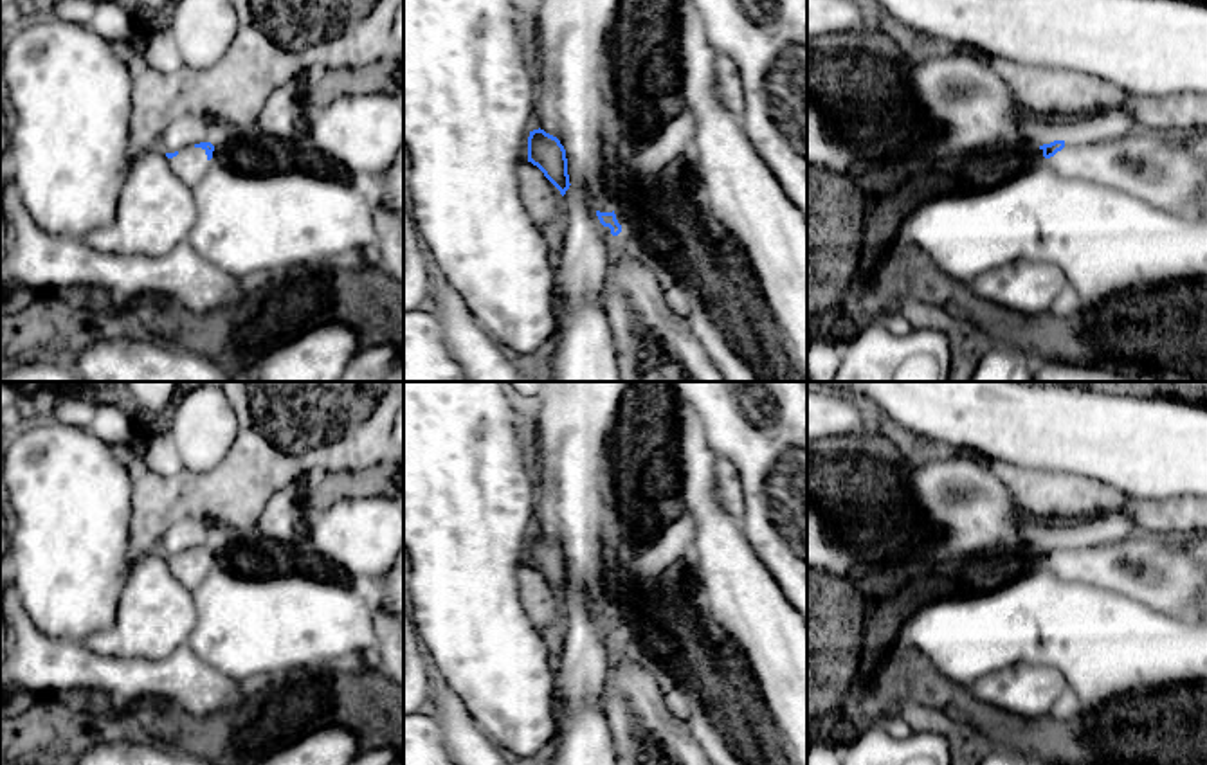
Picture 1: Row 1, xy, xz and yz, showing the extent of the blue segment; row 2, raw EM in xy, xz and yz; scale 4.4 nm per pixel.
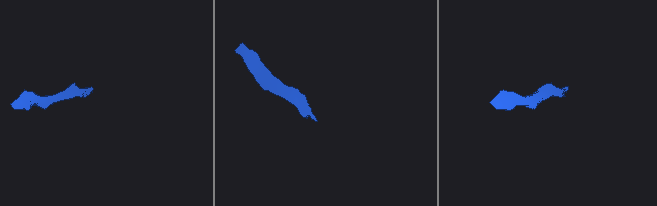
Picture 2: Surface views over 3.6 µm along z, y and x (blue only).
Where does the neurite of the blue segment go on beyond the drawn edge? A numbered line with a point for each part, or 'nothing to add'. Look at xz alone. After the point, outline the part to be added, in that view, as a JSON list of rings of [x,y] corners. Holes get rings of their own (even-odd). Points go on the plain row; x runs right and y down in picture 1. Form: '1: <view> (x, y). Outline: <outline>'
1: xz (633, 699). Outline: [[[627,635],[616,639],[618,659],[607,659],[602,707],[611,725],[618,765],[713,765],[688,724],[665,702],[665,677],[636,655]]]

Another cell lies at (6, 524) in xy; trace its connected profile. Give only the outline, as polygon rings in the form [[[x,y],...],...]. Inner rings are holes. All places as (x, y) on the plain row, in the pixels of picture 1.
[[[0,490],[0,567],[7,563],[9,558],[9,540],[11,540],[13,520]]]

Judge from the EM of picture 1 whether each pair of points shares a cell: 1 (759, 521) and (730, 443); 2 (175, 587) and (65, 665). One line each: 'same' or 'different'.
1: same
2: different

